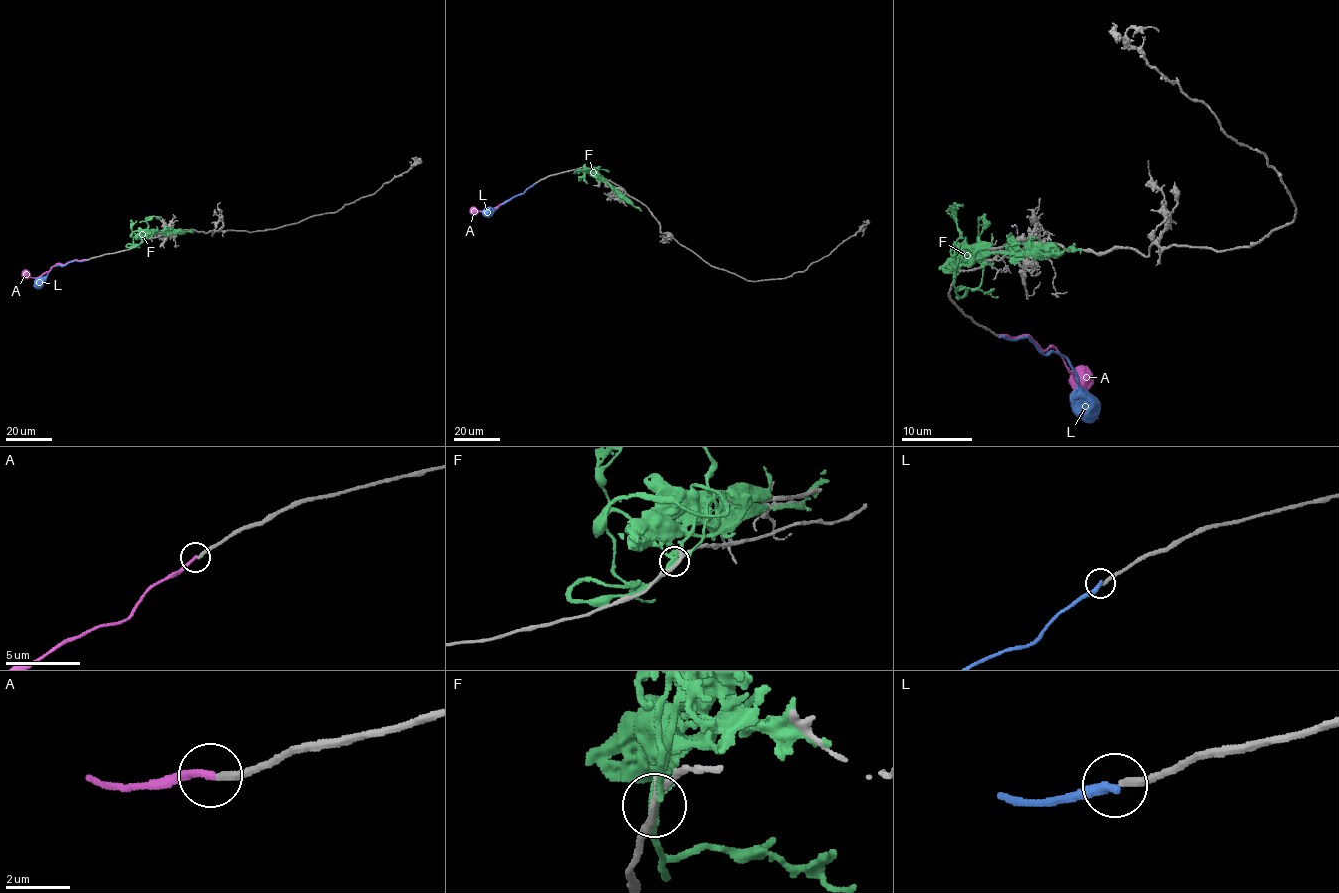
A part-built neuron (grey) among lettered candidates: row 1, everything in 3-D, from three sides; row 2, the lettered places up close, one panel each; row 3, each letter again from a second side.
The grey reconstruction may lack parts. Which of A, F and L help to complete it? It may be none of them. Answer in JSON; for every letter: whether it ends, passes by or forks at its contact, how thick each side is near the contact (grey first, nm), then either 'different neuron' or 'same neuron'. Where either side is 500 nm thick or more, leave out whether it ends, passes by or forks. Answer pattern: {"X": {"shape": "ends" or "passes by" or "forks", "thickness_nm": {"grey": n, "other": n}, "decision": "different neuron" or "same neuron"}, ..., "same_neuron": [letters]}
{"A": {"shape": "ends", "thickness_nm": {"grey": 240, "other": 220}, "decision": "same neuron"}, "F": {"shape": "forks", "thickness_nm": {"grey": 260, "other": 260}, "decision": "different neuron"}, "L": {"shape": "ends", "thickness_nm": {"grey": 240, "other": 320}, "decision": "different neuron"}, "same_neuron": ["A"]}

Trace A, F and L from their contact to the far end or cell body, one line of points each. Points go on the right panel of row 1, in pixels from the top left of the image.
A: (1000, 334), (1029, 334), (1043, 350), (1053, 347), (1083, 389), (1080, 389), (1078, 380), (1083, 373)
F: (954, 278), (960, 265), (972, 265), (991, 253), (1062, 253), (1066, 249), (1080, 253)
L: (1000, 336), (1013, 340), (1029, 338), (1044, 354), (1057, 352), (1062, 356), (1076, 377), (1078, 411), (1091, 421)

